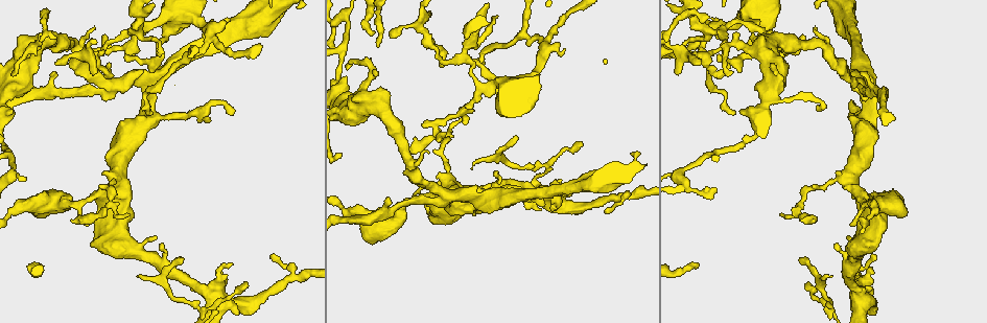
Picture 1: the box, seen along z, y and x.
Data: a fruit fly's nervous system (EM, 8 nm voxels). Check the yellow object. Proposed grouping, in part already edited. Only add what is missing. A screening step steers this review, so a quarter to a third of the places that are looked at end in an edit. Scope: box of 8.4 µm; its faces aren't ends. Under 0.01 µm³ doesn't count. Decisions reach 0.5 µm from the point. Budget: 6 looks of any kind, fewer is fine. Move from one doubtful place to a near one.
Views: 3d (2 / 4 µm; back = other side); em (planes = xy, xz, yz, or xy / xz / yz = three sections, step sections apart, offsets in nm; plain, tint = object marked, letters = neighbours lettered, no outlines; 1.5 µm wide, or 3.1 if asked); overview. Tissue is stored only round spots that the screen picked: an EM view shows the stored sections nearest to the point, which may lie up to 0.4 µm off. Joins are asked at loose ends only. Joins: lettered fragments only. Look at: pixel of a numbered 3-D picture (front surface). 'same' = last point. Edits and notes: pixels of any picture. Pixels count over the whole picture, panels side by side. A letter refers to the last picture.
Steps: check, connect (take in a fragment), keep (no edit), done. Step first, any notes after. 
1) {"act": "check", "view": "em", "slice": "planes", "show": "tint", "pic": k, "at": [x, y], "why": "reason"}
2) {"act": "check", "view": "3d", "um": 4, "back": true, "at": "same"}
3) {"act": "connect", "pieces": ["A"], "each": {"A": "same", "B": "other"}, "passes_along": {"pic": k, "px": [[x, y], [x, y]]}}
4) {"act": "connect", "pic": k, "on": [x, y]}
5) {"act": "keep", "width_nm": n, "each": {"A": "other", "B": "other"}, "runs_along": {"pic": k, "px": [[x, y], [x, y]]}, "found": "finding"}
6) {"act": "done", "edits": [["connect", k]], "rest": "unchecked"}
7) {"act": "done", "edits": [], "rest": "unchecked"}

{"act": "check", "view": "3d", "um": 4, "pic": 1, "at": [129, 213], "why": "free end"}

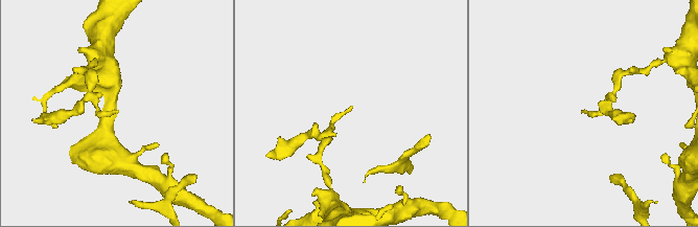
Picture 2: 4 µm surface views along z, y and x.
{"act": "check", "view": "em", "slice": "planes", "show": "letters", "pic": 2, "at": [350, 107]}

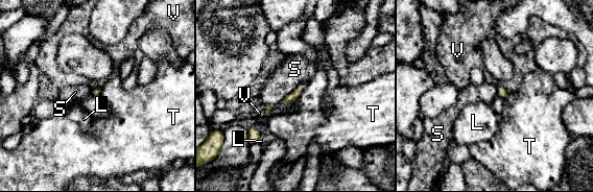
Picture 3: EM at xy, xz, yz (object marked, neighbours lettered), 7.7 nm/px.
{"act": "keep", "each": {"L": "other", "S": "other", "T": "other", "V": "other"}, "border": {"pic": 3, "px": [[300, 87], [280, 101]]}, "found": "no lettered fragment goes on from it"}

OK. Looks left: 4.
{"act": "check", "view": "3d", "um": 4, "pic": 1, "at": [870, 268], "why": "free end"}

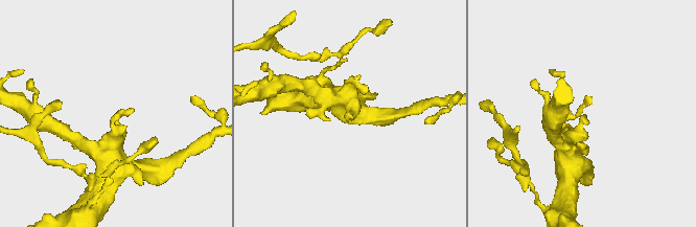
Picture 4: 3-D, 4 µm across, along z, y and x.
{"act": "check", "view": "em", "slice": "planes", "show": "letters", "pic": 4, "at": [352, 118], "why": "shape alone is not enough"}

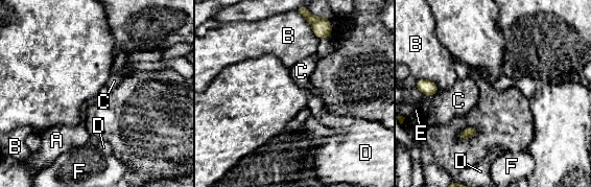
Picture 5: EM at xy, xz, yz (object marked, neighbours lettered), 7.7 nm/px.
{"act": "keep", "each": {"A": "other", "B": "other", "C": "other", "D": "other", "E": "other", "F": "other"}, "border": {"pic": 5, "px": [[439, 91], [432, 95]]}, "found": "no lettered fragment goes on from it"}

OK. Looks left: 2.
{"act": "done", "edits": [], "rest": "unchecked"}

